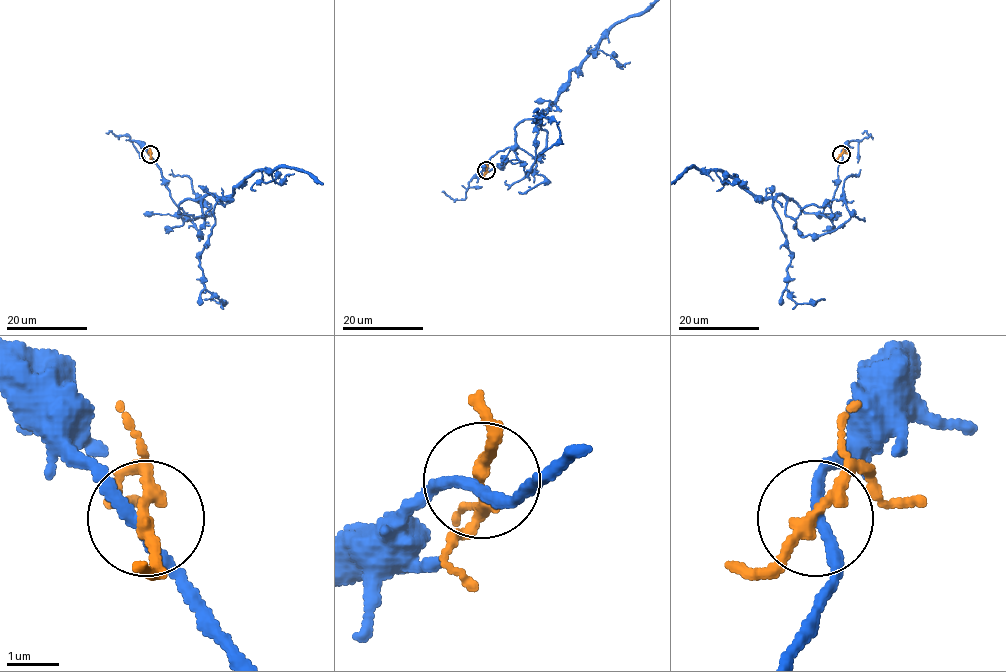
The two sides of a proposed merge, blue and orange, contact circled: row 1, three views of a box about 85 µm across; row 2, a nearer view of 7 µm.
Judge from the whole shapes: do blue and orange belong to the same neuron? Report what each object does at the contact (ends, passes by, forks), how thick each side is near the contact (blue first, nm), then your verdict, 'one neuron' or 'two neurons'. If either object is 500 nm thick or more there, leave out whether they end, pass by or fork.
blue passes by; orange passes by; calibres 220 and 240 nm; two neurons

